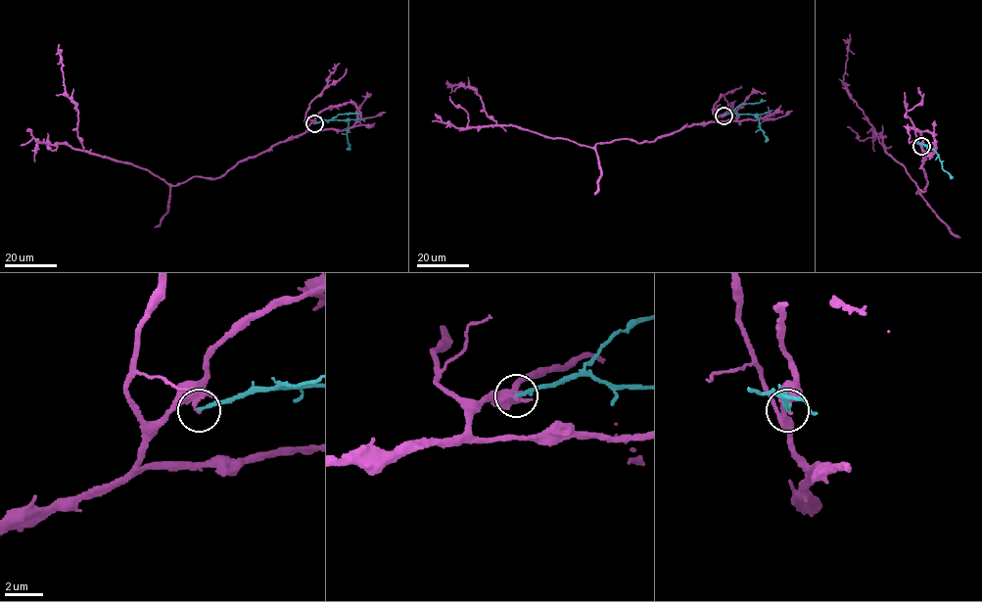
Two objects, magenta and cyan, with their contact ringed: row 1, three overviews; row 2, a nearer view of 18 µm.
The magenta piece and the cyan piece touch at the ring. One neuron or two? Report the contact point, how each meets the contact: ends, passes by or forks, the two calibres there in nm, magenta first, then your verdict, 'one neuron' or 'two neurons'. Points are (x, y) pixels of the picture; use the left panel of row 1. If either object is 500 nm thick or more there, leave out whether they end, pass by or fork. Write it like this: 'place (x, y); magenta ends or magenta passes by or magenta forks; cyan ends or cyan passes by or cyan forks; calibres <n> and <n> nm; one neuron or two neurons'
place (314, 123); magenta ends; cyan ends; calibres 320 and 190 nm; two neurons

